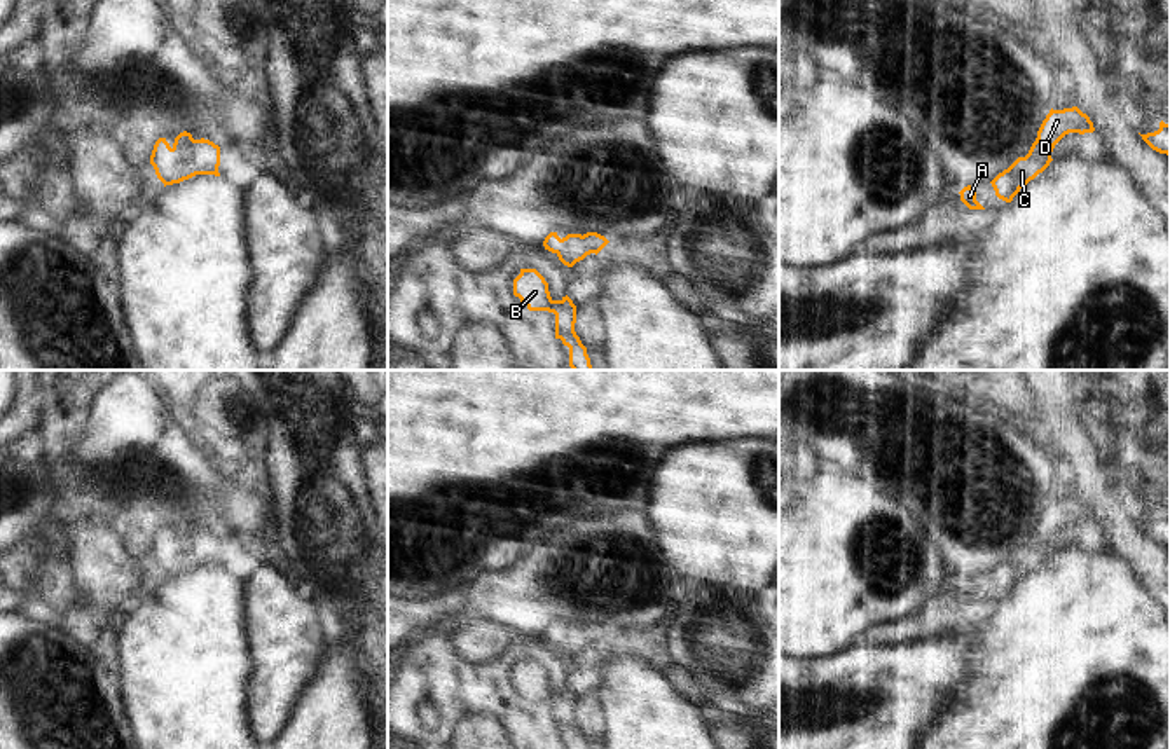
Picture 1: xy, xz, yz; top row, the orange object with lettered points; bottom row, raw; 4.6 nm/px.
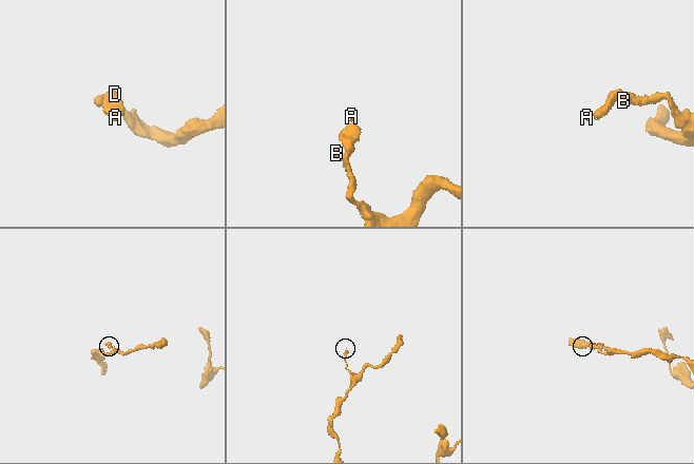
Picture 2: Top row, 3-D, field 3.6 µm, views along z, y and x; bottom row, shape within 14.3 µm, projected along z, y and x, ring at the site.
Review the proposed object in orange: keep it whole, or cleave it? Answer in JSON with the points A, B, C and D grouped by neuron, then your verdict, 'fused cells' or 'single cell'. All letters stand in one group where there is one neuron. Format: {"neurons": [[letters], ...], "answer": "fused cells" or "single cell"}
{"neurons": [["A", "B", "C", "D"]], "answer": "single cell"}

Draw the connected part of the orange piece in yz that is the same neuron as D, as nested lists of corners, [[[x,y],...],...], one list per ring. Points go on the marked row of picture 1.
[[[1077,107],[1050,110],[1043,120],[1037,138],[1025,157],[1018,157],[1008,169],[999,173],[990,183],[995,196],[1006,203],[1020,192],[1023,185],[1043,173],[1051,159],[1055,145],[1069,133],[1093,133],[1093,122]]]

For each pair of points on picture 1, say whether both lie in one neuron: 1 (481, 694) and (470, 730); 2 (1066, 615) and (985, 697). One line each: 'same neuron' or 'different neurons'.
1: different neurons
2: same neuron

